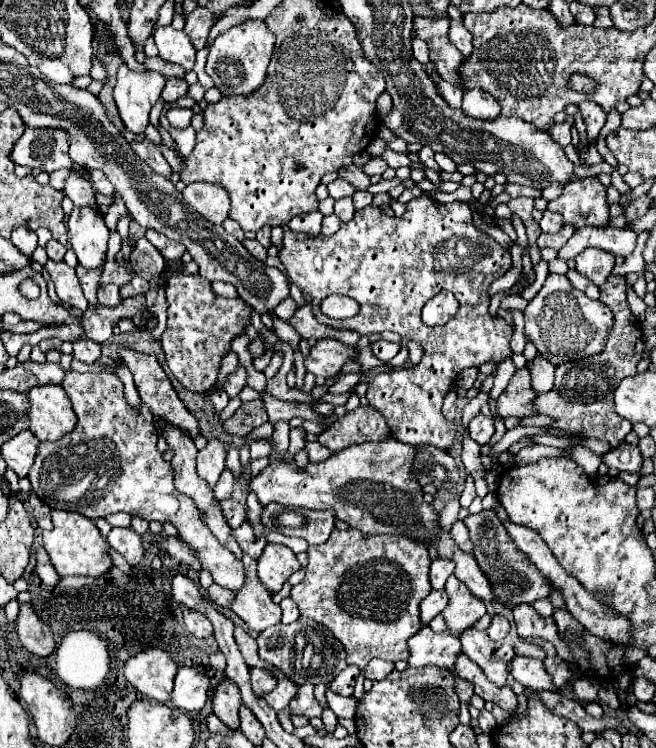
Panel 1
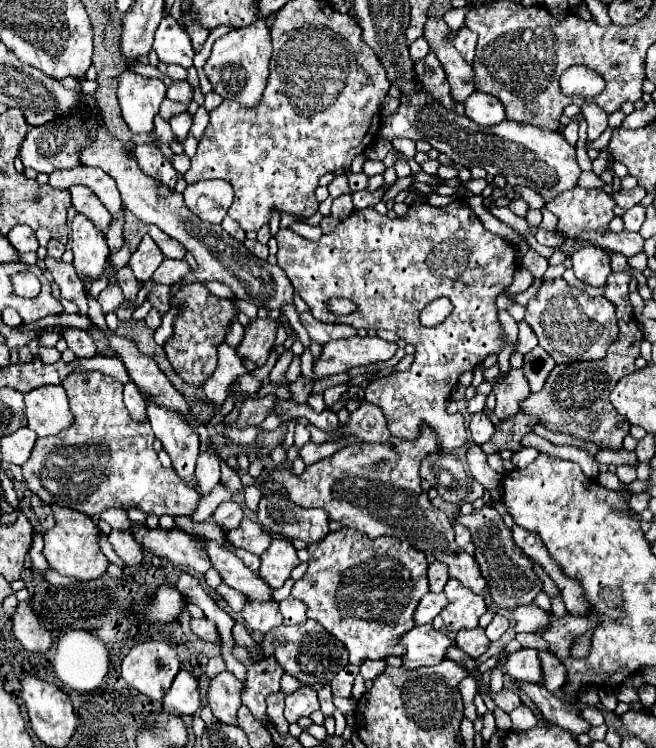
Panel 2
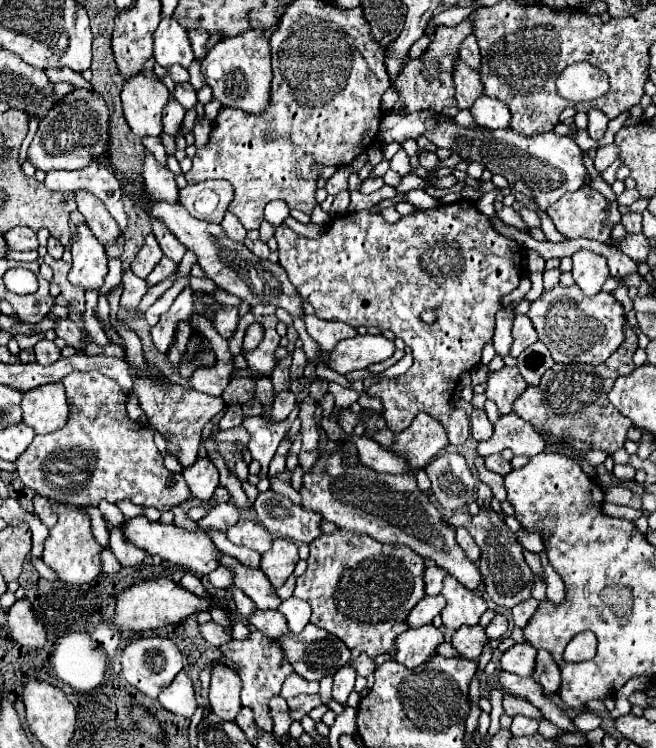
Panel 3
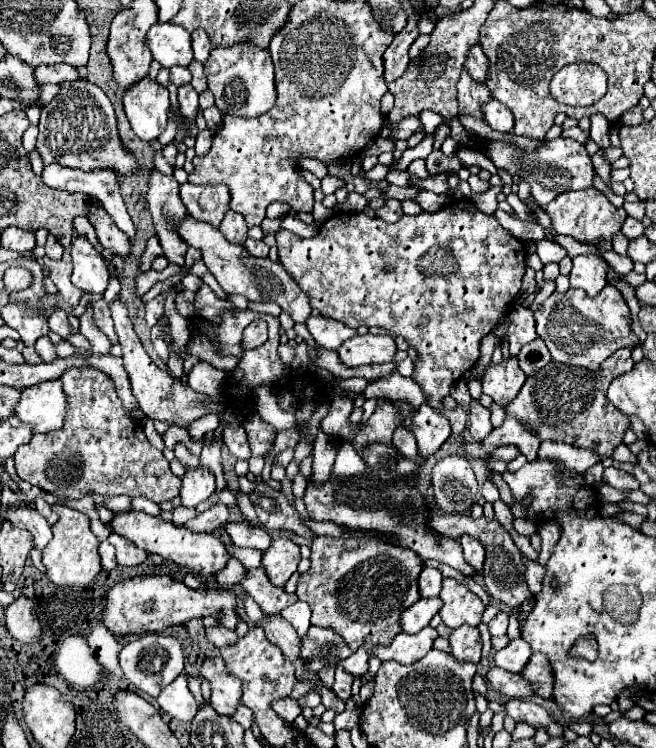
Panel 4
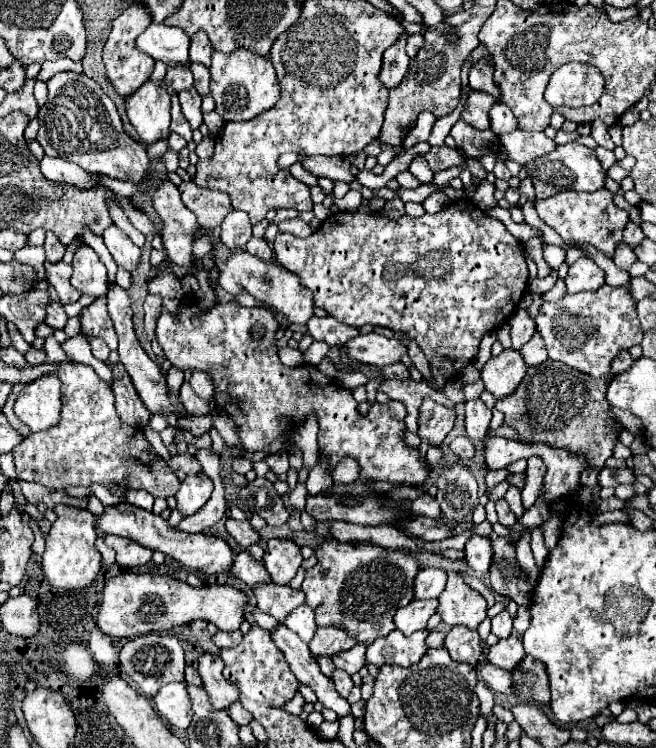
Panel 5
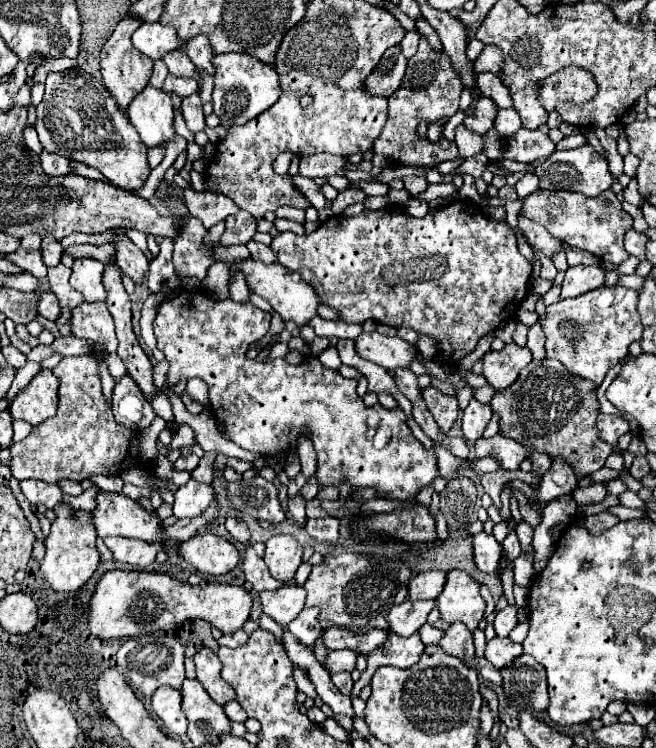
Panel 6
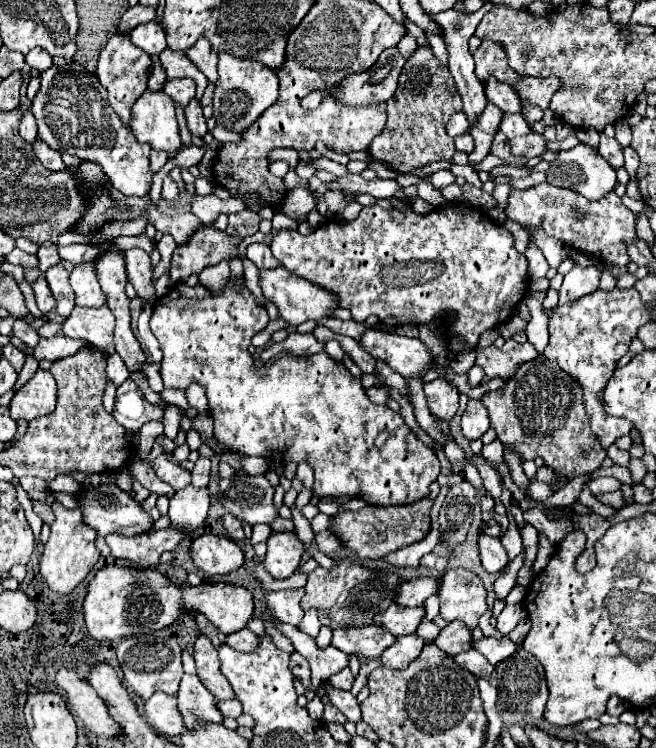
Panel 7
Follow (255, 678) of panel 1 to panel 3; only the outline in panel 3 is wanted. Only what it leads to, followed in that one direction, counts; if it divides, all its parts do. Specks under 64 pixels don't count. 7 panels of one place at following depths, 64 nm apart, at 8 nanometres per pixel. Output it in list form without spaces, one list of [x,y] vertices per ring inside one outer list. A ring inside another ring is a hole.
[[[252,632],[246,640],[232,640],[220,646],[220,650],[224,658],[238,664],[238,676],[242,680],[242,706],[248,706],[254,712],[254,720],[264,732],[272,732],[272,716],[268,700],[280,694],[282,682],[286,680],[288,674],[292,674],[292,668],[288,668],[288,664],[284,664],[284,658],[280,656],[278,644],[268,640],[262,632]]]

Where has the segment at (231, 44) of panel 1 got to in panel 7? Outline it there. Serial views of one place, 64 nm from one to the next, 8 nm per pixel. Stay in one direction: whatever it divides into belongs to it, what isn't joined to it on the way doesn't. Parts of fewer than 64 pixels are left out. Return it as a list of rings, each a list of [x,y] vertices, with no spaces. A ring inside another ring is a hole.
[[[220,52],[218,60],[218,80],[214,90],[214,118],[220,126],[232,130],[232,132],[244,132],[258,116],[262,116],[264,110],[268,110],[278,100],[278,76],[272,68],[248,60],[248,58],[236,58],[228,52]]]

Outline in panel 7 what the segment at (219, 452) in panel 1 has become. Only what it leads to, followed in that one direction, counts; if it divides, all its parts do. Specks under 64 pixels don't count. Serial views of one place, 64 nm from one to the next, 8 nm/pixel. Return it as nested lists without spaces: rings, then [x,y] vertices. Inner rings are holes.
[[[192,484],[178,490],[172,498],[170,498],[170,512],[168,518],[172,520],[172,524],[176,526],[184,526],[184,532],[190,534],[194,532],[198,526],[202,526],[202,522],[206,520],[210,508],[210,492],[208,488],[194,488]]]

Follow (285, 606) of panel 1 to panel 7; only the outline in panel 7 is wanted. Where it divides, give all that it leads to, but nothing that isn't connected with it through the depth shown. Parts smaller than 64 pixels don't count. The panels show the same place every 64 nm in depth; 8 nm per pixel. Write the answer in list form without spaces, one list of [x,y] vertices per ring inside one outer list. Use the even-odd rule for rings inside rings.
[[[306,610],[304,612],[304,618],[298,624],[298,628],[300,628],[300,632],[308,634],[310,638],[316,638],[318,636],[318,630],[320,630],[320,622],[318,622],[316,610]]]

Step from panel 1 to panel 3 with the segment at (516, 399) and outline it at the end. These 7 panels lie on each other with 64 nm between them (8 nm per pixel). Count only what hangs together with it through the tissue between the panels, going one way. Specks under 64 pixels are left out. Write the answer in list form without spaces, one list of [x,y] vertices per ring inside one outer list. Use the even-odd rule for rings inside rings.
[[[504,366],[498,372],[492,372],[488,376],[488,390],[486,396],[496,402],[498,414],[510,414],[514,400],[528,388],[526,380],[520,376],[518,368],[508,368]]]

